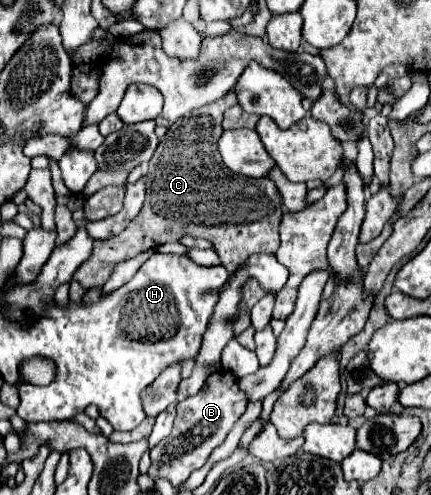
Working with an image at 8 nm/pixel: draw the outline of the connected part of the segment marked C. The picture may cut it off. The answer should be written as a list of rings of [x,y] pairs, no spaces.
[[[230,91],[222,99],[196,109],[190,115],[180,117],[168,129],[168,133],[162,137],[162,141],[146,169],[148,191],[146,191],[146,201],[144,201],[142,211],[136,215],[136,219],[132,219],[128,223],[128,227],[120,235],[110,237],[108,241],[96,241],[94,251],[88,257],[88,261],[74,273],[74,279],[84,289],[104,285],[112,273],[114,263],[134,257],[148,249],[156,249],[162,243],[178,241],[182,235],[202,237],[202,239],[210,241],[214,245],[222,265],[230,271],[230,275],[234,275],[234,271],[240,265],[244,265],[244,261],[252,253],[274,253],[280,247],[278,225],[282,219],[282,201],[280,201],[280,193],[278,193],[276,185],[270,179],[250,179],[250,177],[242,177],[242,175],[228,171],[228,167],[224,167],[220,153],[218,153],[216,141],[222,135],[222,115],[234,103],[236,103],[236,95]]]

